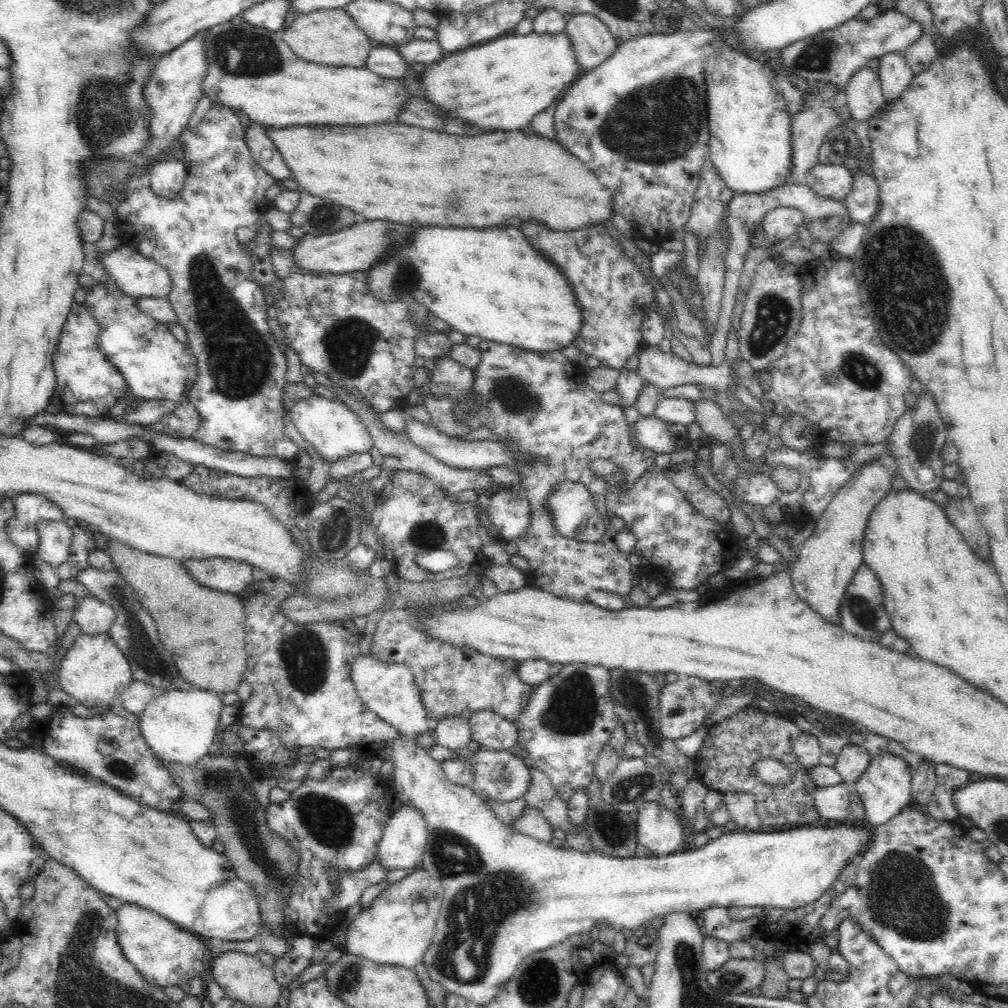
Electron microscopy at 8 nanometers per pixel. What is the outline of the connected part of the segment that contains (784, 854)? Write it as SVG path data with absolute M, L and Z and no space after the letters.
M398 736L394 740L388 740L384 744L384 748L380 750L380 758L390 760L394 767L394 788L396 792L408 797L410 806L417 808L419 813L426 821L428 831L428 842L426 844L423 858L421 859L423 868L426 869L430 876L440 881L443 888L443 901L439 910L439 915L435 920L435 933L430 946L423 954L424 965L428 969L430 979L438 981L441 986L450 994L460 996L461 998L471 1000L478 1006L486 1006L488 1002L492 1002L500 993L503 986L510 980L518 965L529 954L534 954L534 951L546 950L560 944L565 938L581 935L584 932L595 932L600 925L610 925L616 931L620 930L625 934L629 934L642 926L646 920L651 921L654 917L670 913L691 913L693 910L703 911L707 908L714 907L758 907L764 908L782 908L794 909L814 900L818 900L840 876L840 872L846 869L850 864L857 862L862 854L866 853L868 846L871 844L873 827L867 823L852 823L852 826L800 826L800 828L790 828L786 830L758 830L758 831L727 831L722 836L708 841L697 850L691 846L681 849L679 852L669 856L649 856L647 858L632 857L614 857L598 854L596 851L590 853L579 852L574 849L554 848L550 843L544 843L527 834L518 832L511 825L504 824L495 814L494 811L480 797L476 796L470 788L459 786L446 779L445 773L441 768L441 762L436 761L427 750L422 748L414 738L406 736Z

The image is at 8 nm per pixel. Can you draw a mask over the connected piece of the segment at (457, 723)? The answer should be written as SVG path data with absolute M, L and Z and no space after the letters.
M459 715L442 718L433 723L431 734L435 737L435 744L453 752L467 749L469 741L472 740L469 720L460 718Z

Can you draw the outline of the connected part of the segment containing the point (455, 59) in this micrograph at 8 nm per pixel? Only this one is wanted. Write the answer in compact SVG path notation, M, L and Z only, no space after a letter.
M566 30L559 34L538 35L532 32L526 36L507 34L497 38L498 40L490 40L486 44L445 54L438 62L424 65L416 79L425 99L444 114L454 116L464 124L472 124L480 130L516 130L524 128L538 112L554 104L556 98L578 76L579 64Z

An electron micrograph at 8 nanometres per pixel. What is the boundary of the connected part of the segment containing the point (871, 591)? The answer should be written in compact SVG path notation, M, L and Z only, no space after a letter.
M862 563L858 566L856 574L846 588L844 598L840 600L840 624L848 634L876 643L884 632L892 630L892 623L885 609L881 582L867 564Z

